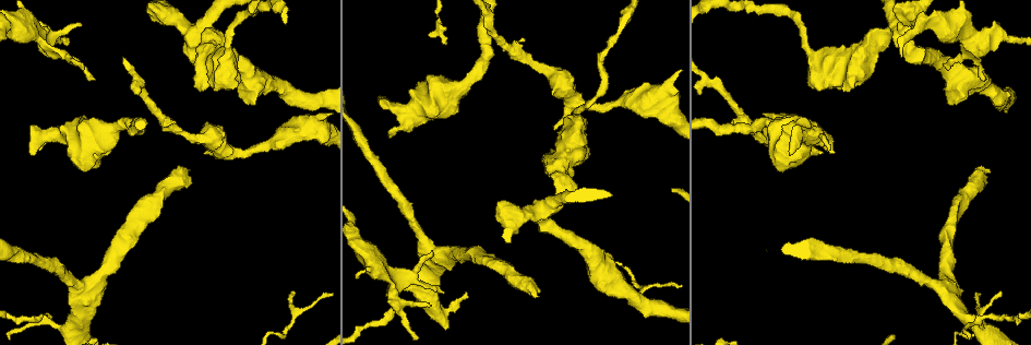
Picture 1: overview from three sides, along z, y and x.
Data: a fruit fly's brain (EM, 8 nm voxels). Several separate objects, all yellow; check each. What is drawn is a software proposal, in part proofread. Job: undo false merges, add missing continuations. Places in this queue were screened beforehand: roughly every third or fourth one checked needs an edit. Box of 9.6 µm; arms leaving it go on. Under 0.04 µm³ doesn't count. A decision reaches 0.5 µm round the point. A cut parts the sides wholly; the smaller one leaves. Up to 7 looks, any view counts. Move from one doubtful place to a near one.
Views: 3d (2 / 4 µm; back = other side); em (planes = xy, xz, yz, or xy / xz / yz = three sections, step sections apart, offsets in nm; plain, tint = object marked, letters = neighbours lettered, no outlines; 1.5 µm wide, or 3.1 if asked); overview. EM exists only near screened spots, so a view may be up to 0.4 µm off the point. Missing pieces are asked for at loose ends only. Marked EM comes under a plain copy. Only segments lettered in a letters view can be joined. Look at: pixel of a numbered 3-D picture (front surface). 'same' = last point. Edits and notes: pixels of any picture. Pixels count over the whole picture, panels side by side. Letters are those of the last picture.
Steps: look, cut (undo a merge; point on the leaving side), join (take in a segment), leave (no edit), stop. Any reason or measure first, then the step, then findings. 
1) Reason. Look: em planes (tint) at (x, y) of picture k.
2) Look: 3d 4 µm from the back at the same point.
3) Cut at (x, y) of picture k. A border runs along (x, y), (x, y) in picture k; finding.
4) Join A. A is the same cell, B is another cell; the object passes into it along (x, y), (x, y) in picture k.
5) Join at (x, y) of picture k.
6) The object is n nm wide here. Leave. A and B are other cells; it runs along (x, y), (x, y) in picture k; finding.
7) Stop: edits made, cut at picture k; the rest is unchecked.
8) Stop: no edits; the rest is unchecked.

Long arm stops here. Look: em planes (letters) at (989, 168) of picture 1.

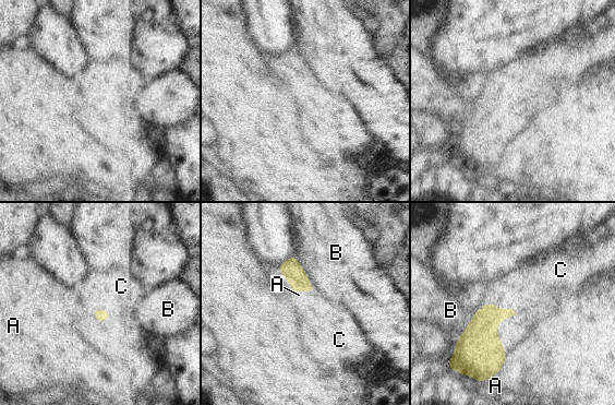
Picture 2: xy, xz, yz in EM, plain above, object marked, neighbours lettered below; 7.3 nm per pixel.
Join C. C is the same cell, A and B are other cells; the object passes into it along (483, 324), (515, 312), (529, 283) in picture 2; it goes on there.

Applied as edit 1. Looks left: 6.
Look: overview.

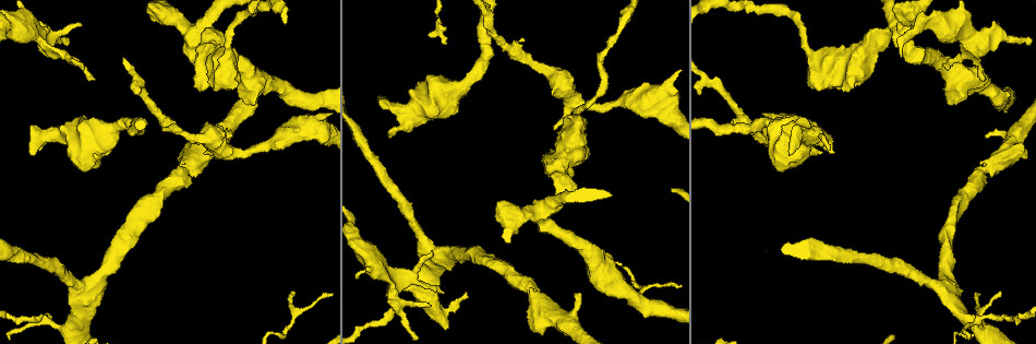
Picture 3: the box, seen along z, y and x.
Thin end. Look: 3d 2 µm at (431, 256) of picture 3.

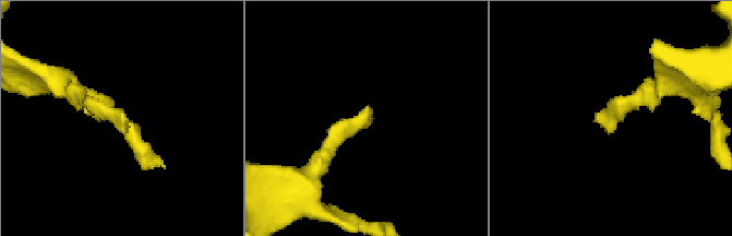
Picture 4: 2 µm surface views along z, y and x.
Look: em xy step 8 (tint) at (366, 120) of picture 4.

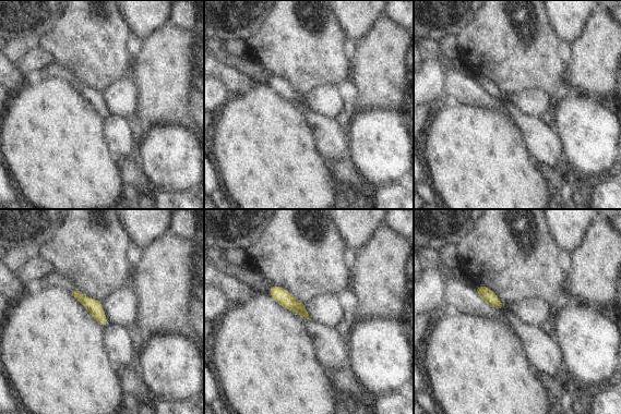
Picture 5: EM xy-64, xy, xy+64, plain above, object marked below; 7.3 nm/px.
Look: em planes (letters) at the same point.

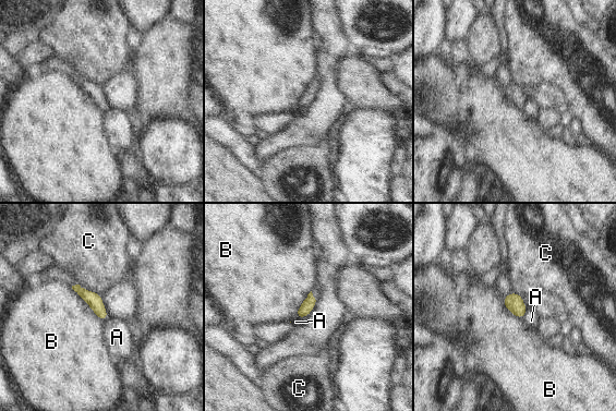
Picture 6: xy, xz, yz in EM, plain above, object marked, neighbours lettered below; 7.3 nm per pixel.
The object is 90 nm wide here. Leave. A, B and C are other cells; no lettered segment goes on from it.

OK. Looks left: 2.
Four or more arms meet. Look: em planes (letters) at (898, 35) of picture 3.

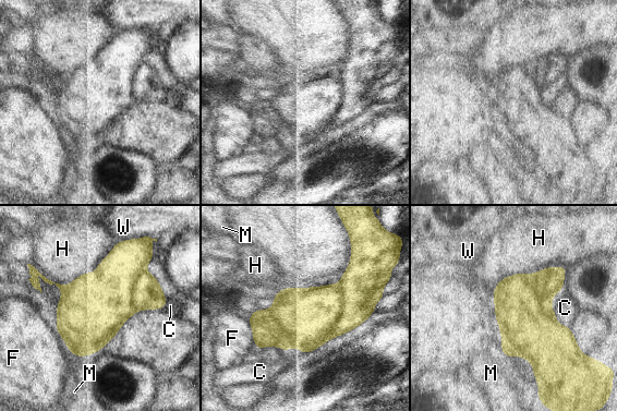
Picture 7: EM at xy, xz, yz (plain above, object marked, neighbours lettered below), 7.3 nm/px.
Cut at (311, 314) of picture 7. C, F, H, M and W are other cells; a border runs along (339, 283), (336, 327), (295, 347) in picture 7; two cells meet here.

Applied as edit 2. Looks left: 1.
Stop: edits made, join at picture 2, cut at picture 7; the rest is unchecked.

